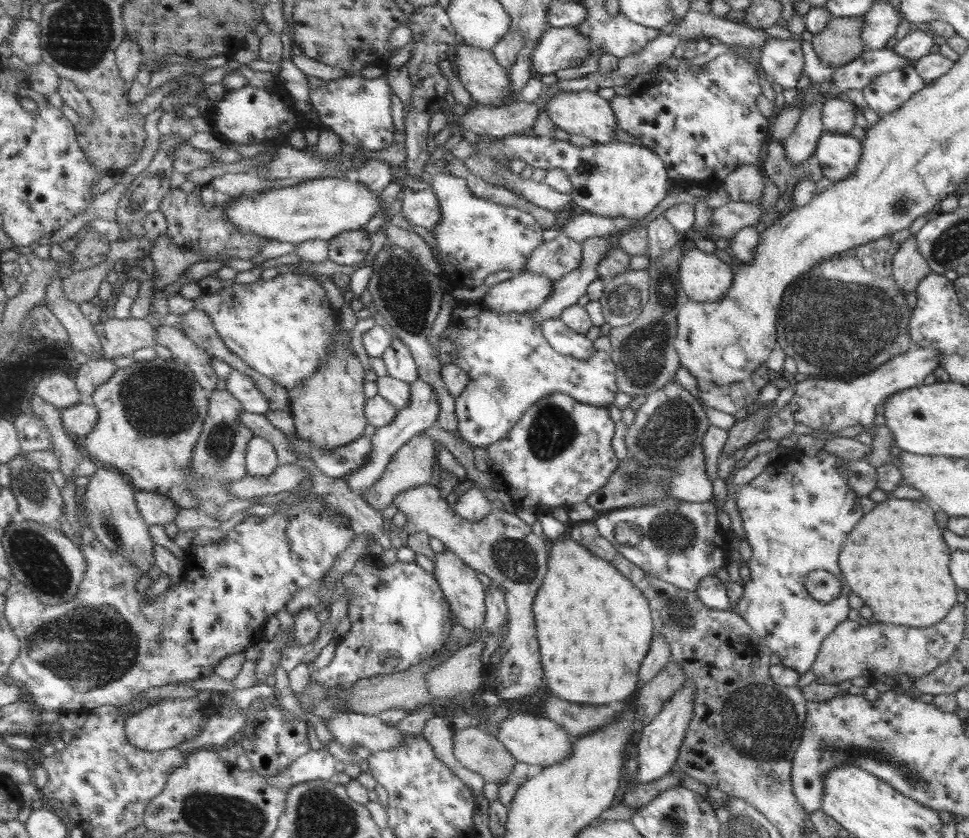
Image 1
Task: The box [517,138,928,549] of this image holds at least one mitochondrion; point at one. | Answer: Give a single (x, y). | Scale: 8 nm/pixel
(837, 327)

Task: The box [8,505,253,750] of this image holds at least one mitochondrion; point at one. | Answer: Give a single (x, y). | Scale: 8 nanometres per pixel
(91, 648)

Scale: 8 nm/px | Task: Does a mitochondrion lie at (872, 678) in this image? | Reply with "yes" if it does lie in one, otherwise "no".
no

